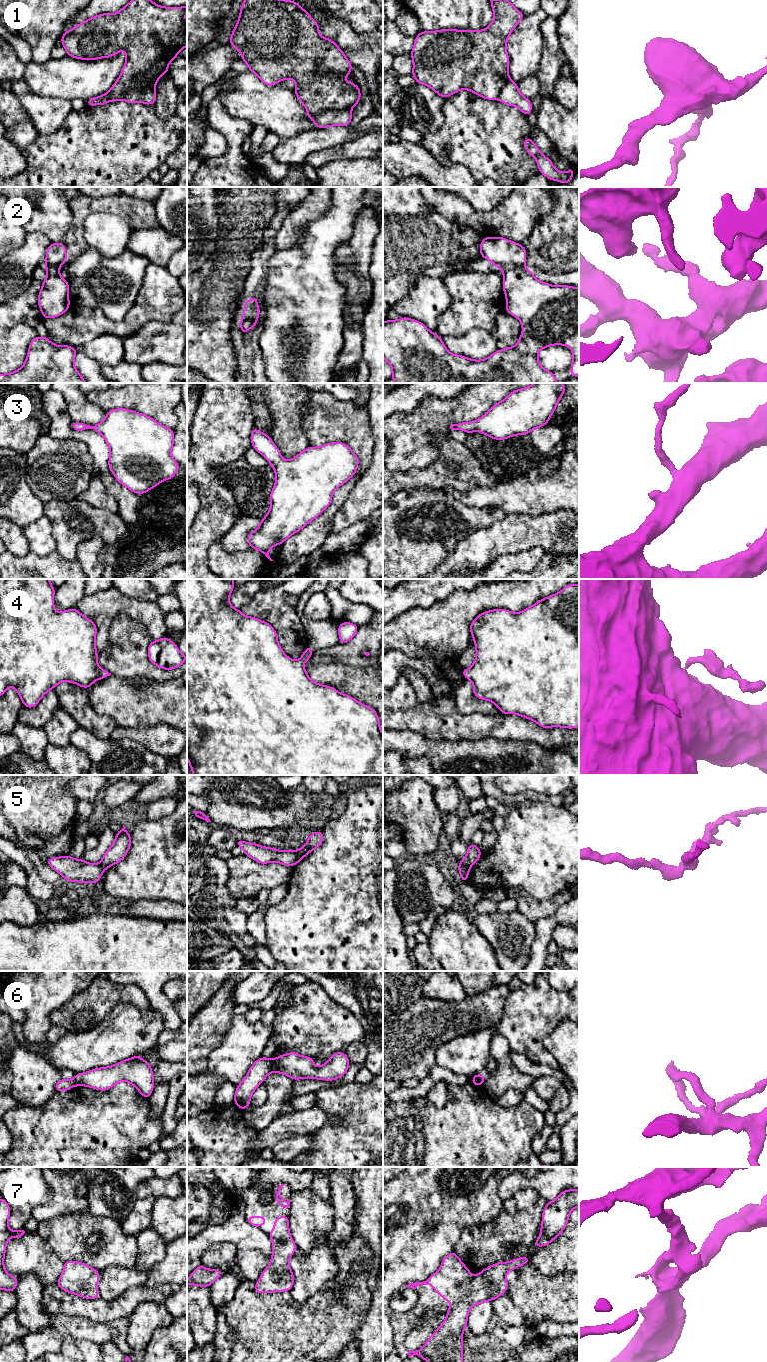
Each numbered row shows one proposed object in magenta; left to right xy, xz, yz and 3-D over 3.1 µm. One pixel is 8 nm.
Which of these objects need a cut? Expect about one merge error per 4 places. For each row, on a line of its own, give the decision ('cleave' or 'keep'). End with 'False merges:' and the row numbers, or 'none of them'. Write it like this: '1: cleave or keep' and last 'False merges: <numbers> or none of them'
1: cleave
2: keep
3: keep
4: keep
5: cleave
6: cleave
7: keep
False merges: 1, 5, 6

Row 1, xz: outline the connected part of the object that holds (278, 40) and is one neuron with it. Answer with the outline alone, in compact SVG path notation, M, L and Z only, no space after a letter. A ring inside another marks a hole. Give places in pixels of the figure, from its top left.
M243 0L239 18L232 31L230 43L242 55L248 70L254 72L267 86L293 79L296 82L295 94L310 114L328 110L352 109L360 102L360 87L353 82L346 83L345 77L351 73L352 64L336 43L319 33L319 24L298 2L291 0Z

